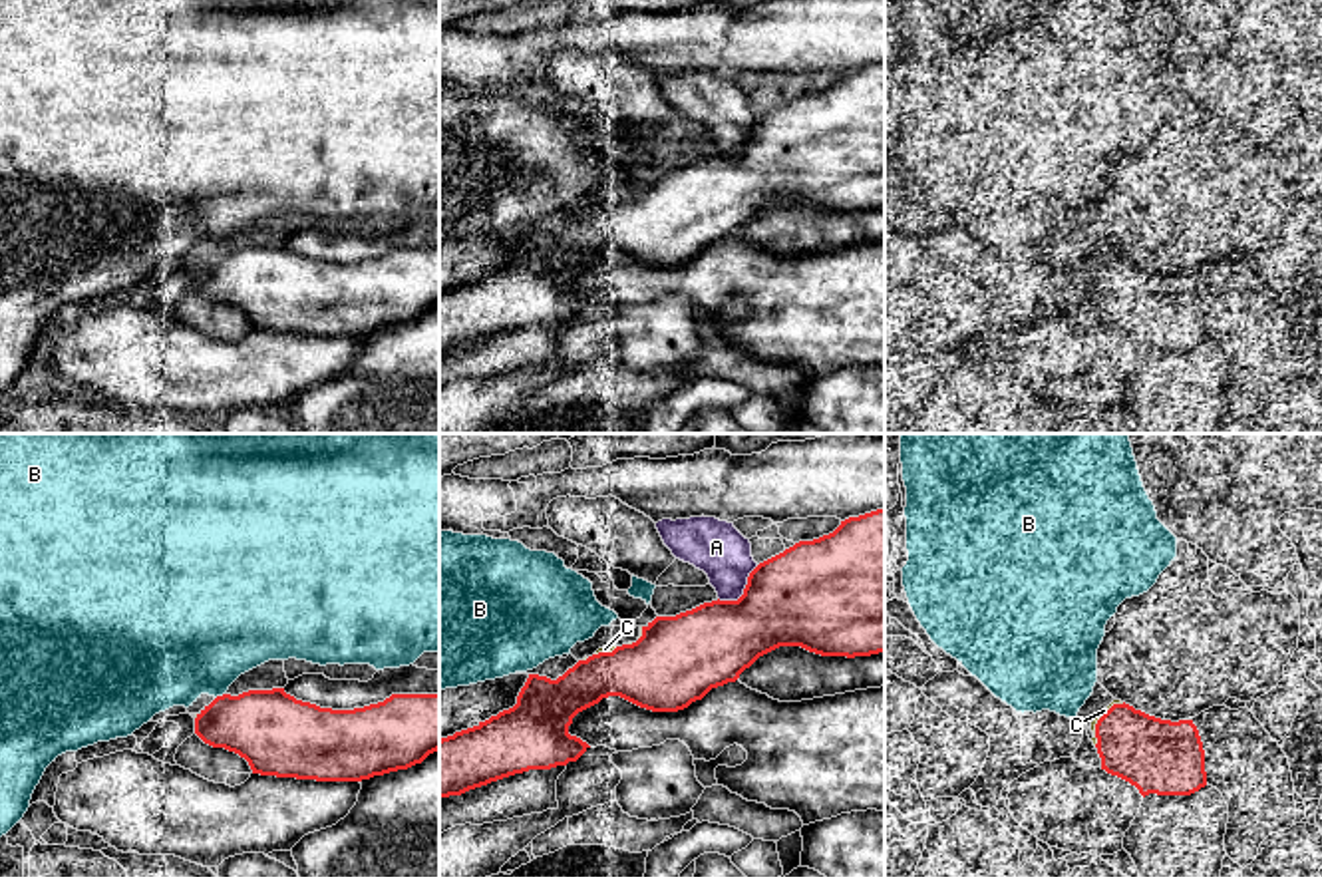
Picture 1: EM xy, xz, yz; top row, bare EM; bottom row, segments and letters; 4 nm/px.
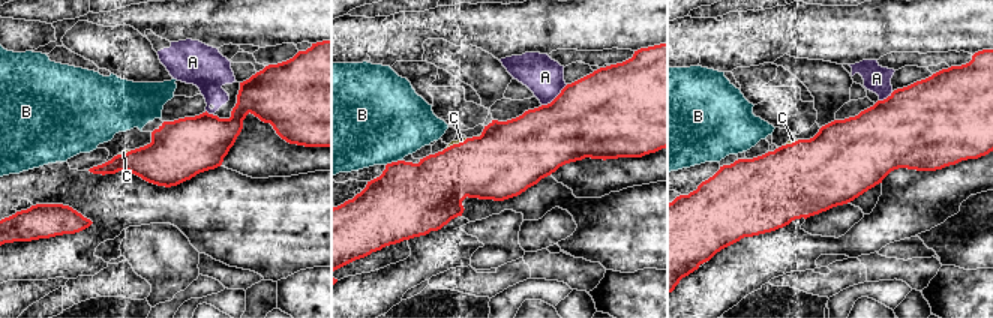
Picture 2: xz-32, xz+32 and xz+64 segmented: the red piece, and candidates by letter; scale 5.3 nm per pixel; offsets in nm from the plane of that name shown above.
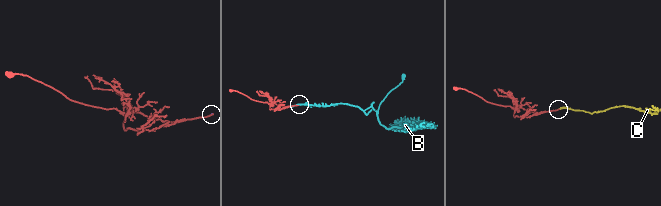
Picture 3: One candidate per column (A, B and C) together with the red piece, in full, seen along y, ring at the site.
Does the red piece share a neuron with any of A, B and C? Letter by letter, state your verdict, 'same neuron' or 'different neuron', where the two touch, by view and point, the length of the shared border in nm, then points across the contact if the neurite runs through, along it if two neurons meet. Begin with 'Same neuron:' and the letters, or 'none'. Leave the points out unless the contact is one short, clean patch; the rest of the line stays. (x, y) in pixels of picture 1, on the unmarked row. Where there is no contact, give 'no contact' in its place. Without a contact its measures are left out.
Same neuron: C
A: different neuron | xz (744, 146) | 220 nm | along xz (758, 120), (736, 154), (718, 154)
B: different neuron | xy (219, 251) | 50 nm
C: same neuron | yz (1098, 275) | 220 nm

